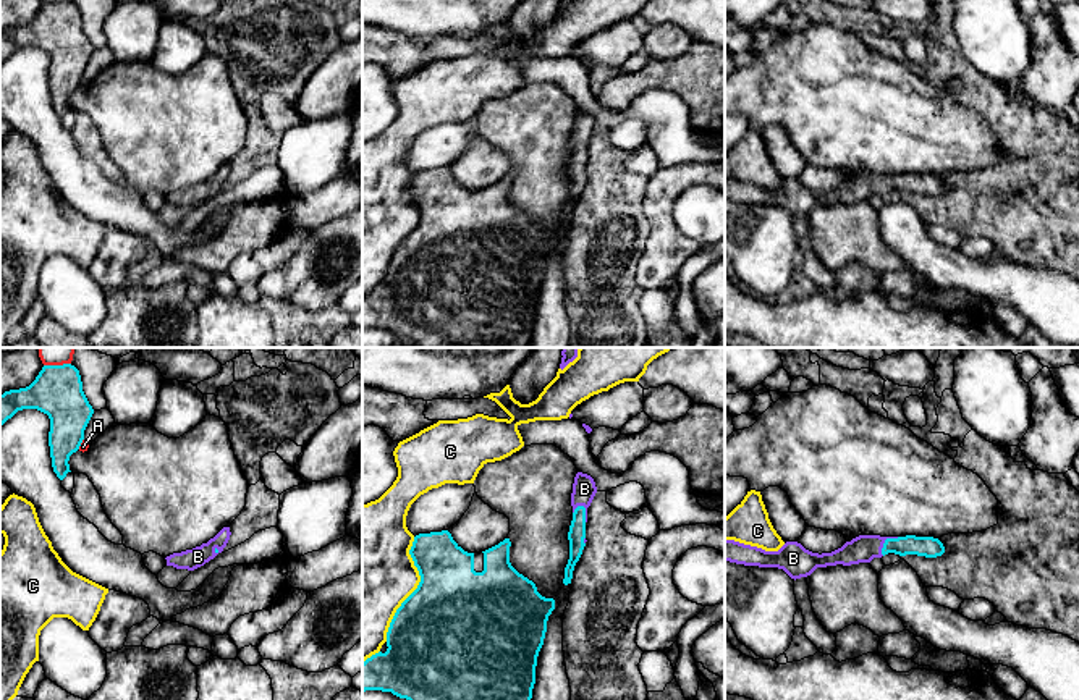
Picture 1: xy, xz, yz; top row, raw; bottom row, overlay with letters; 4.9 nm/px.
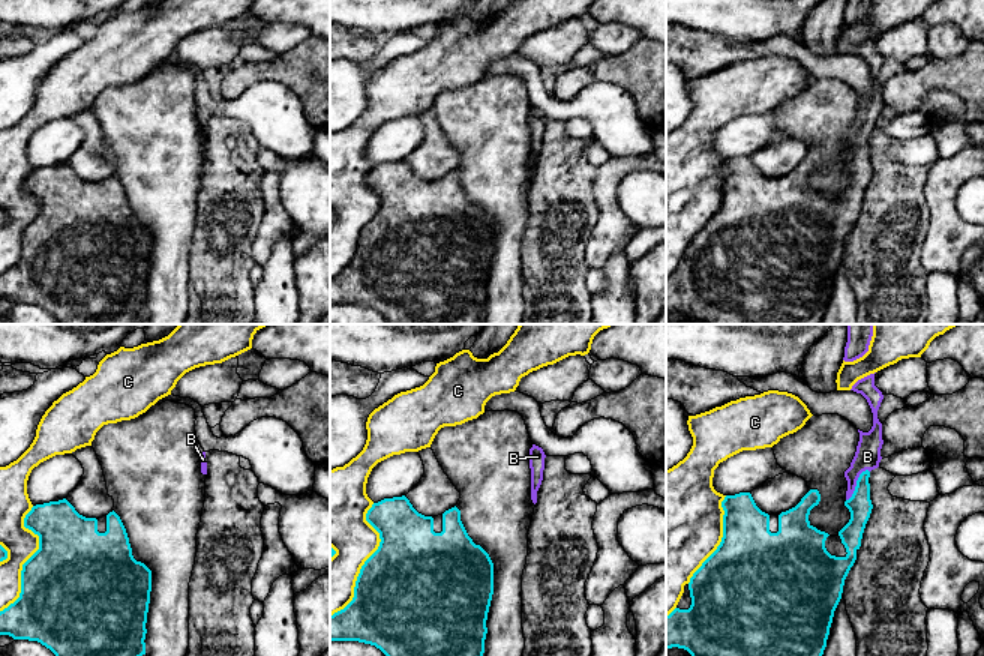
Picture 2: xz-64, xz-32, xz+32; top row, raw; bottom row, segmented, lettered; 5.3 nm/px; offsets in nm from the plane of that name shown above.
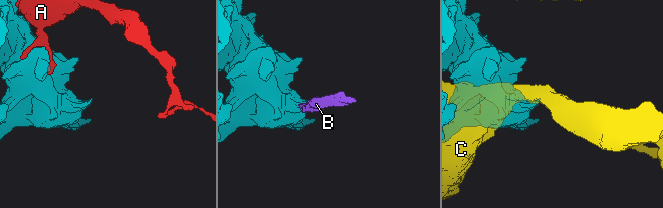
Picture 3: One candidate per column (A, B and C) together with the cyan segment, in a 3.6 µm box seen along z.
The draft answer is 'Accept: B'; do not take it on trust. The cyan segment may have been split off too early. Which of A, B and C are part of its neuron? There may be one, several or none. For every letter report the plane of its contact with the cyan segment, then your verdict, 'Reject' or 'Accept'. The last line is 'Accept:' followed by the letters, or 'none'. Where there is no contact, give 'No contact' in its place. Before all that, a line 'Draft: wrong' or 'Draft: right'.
Draft: right
A: Touches cyan in xy. Reject
B: Touches cyan in yz. Accept
C: Touches cyan in xz. Reject
Accept: B

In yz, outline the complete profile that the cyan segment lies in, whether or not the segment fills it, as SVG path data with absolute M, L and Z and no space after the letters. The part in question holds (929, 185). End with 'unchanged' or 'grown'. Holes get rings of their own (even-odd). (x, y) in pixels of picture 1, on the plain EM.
M859 173L831 191L819 192L806 188L798 179L786 179L778 189L765 189L734 178L725 178L725 199L744 204L778 205L794 218L810 213L817 205L870 200L874 196L882 196L888 191L937 196L945 191L945 184L933 175Z; grown

